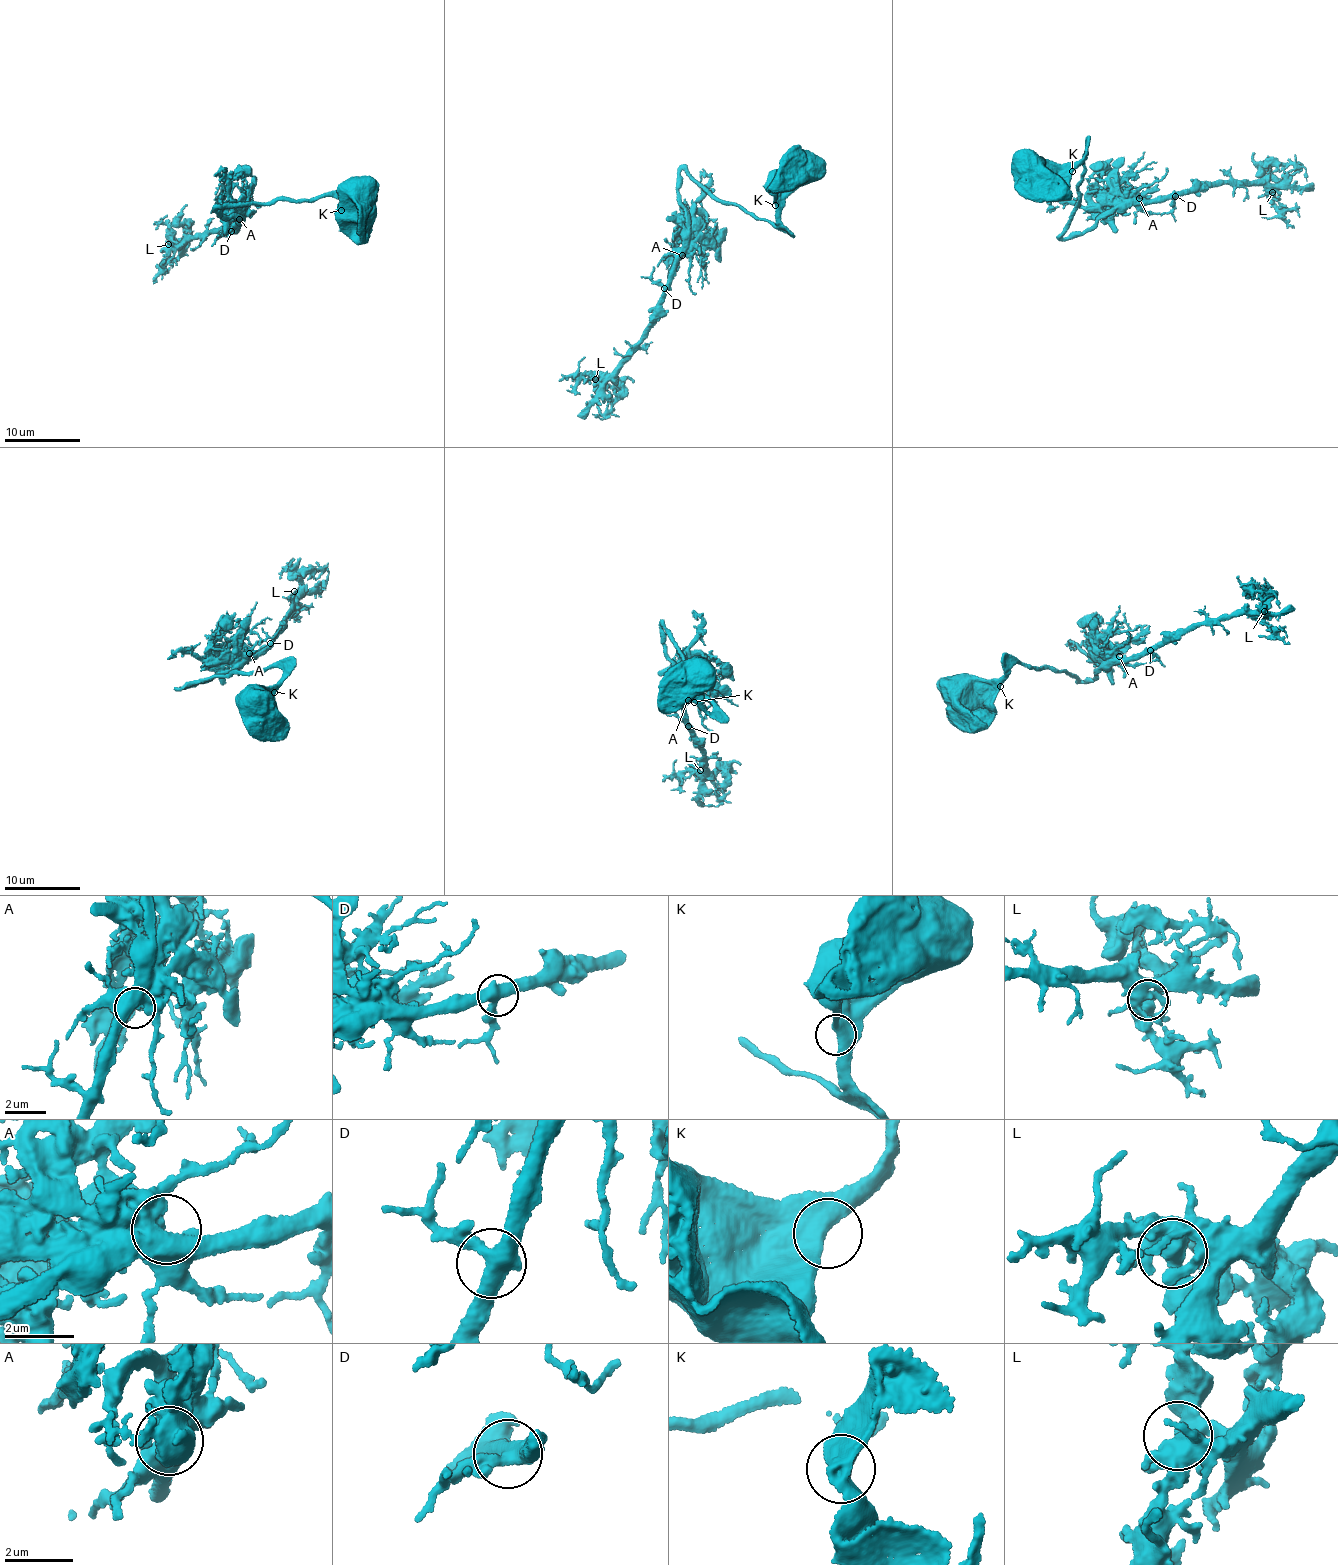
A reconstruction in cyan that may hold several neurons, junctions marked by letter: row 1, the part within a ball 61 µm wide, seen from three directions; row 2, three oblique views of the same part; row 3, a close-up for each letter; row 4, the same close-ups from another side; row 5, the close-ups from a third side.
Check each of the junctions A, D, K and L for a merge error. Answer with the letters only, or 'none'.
none

